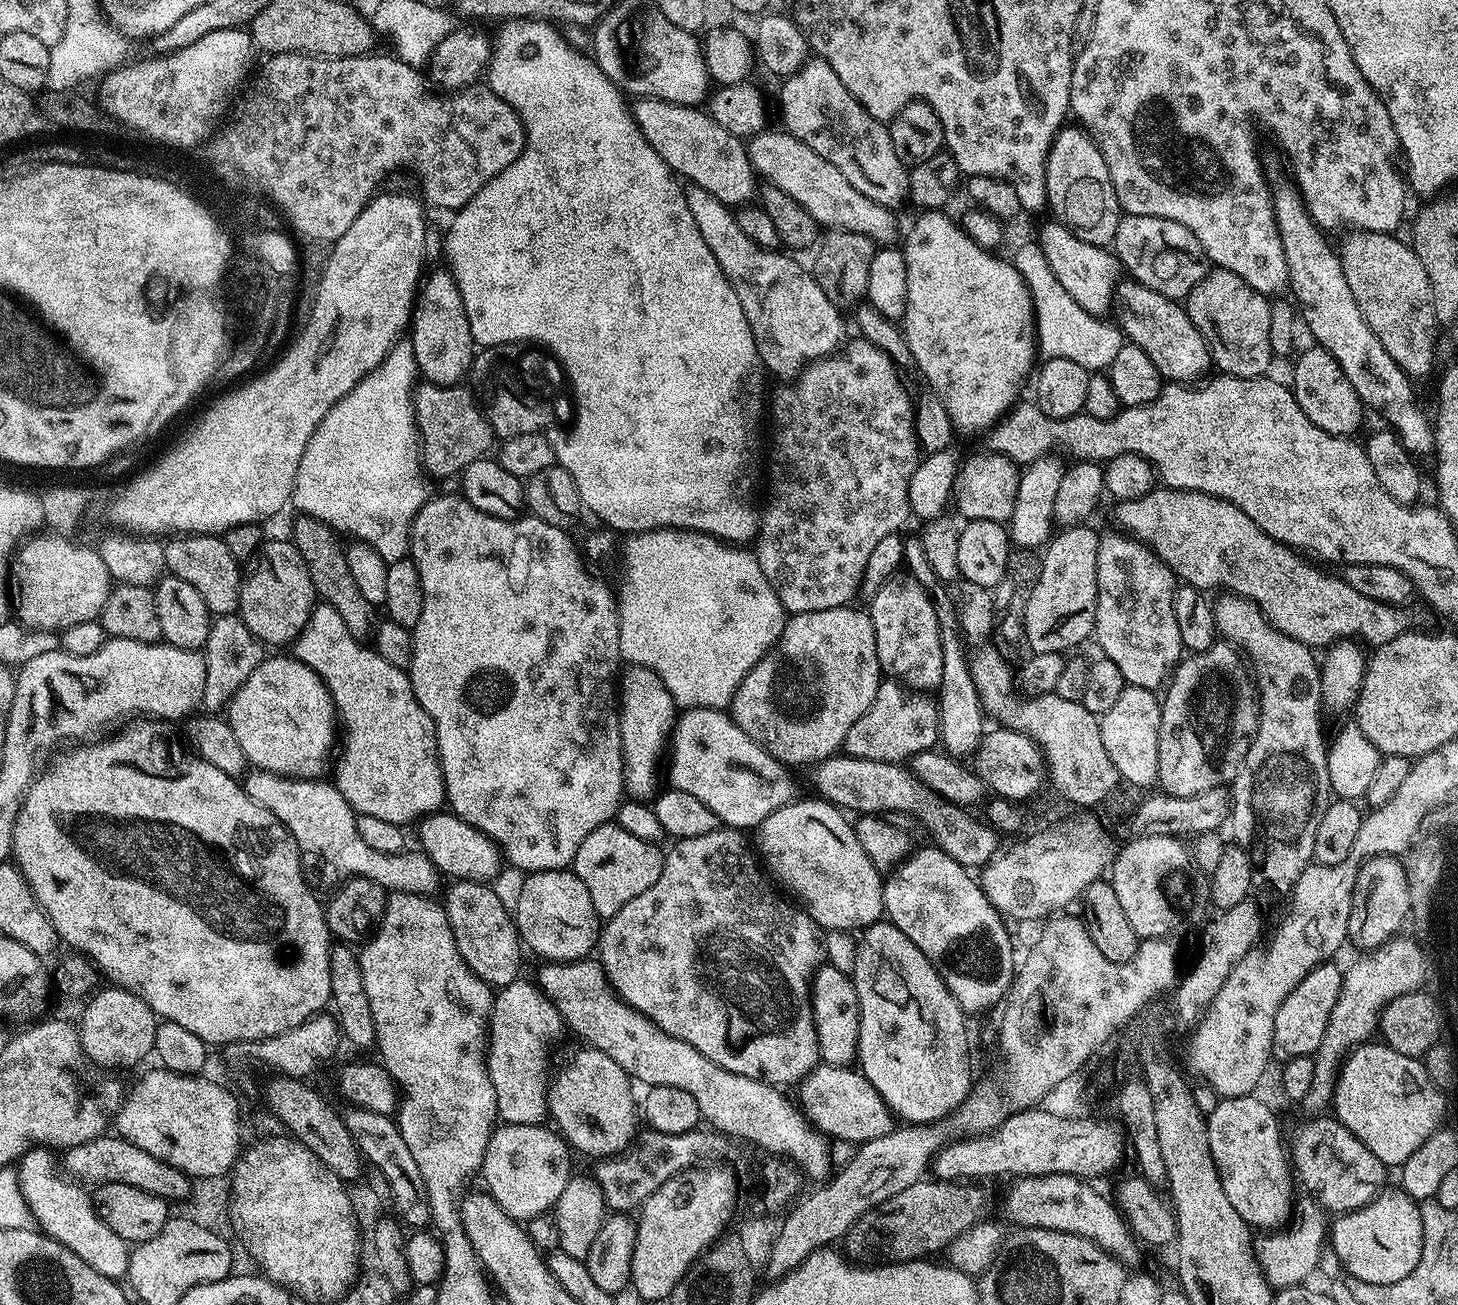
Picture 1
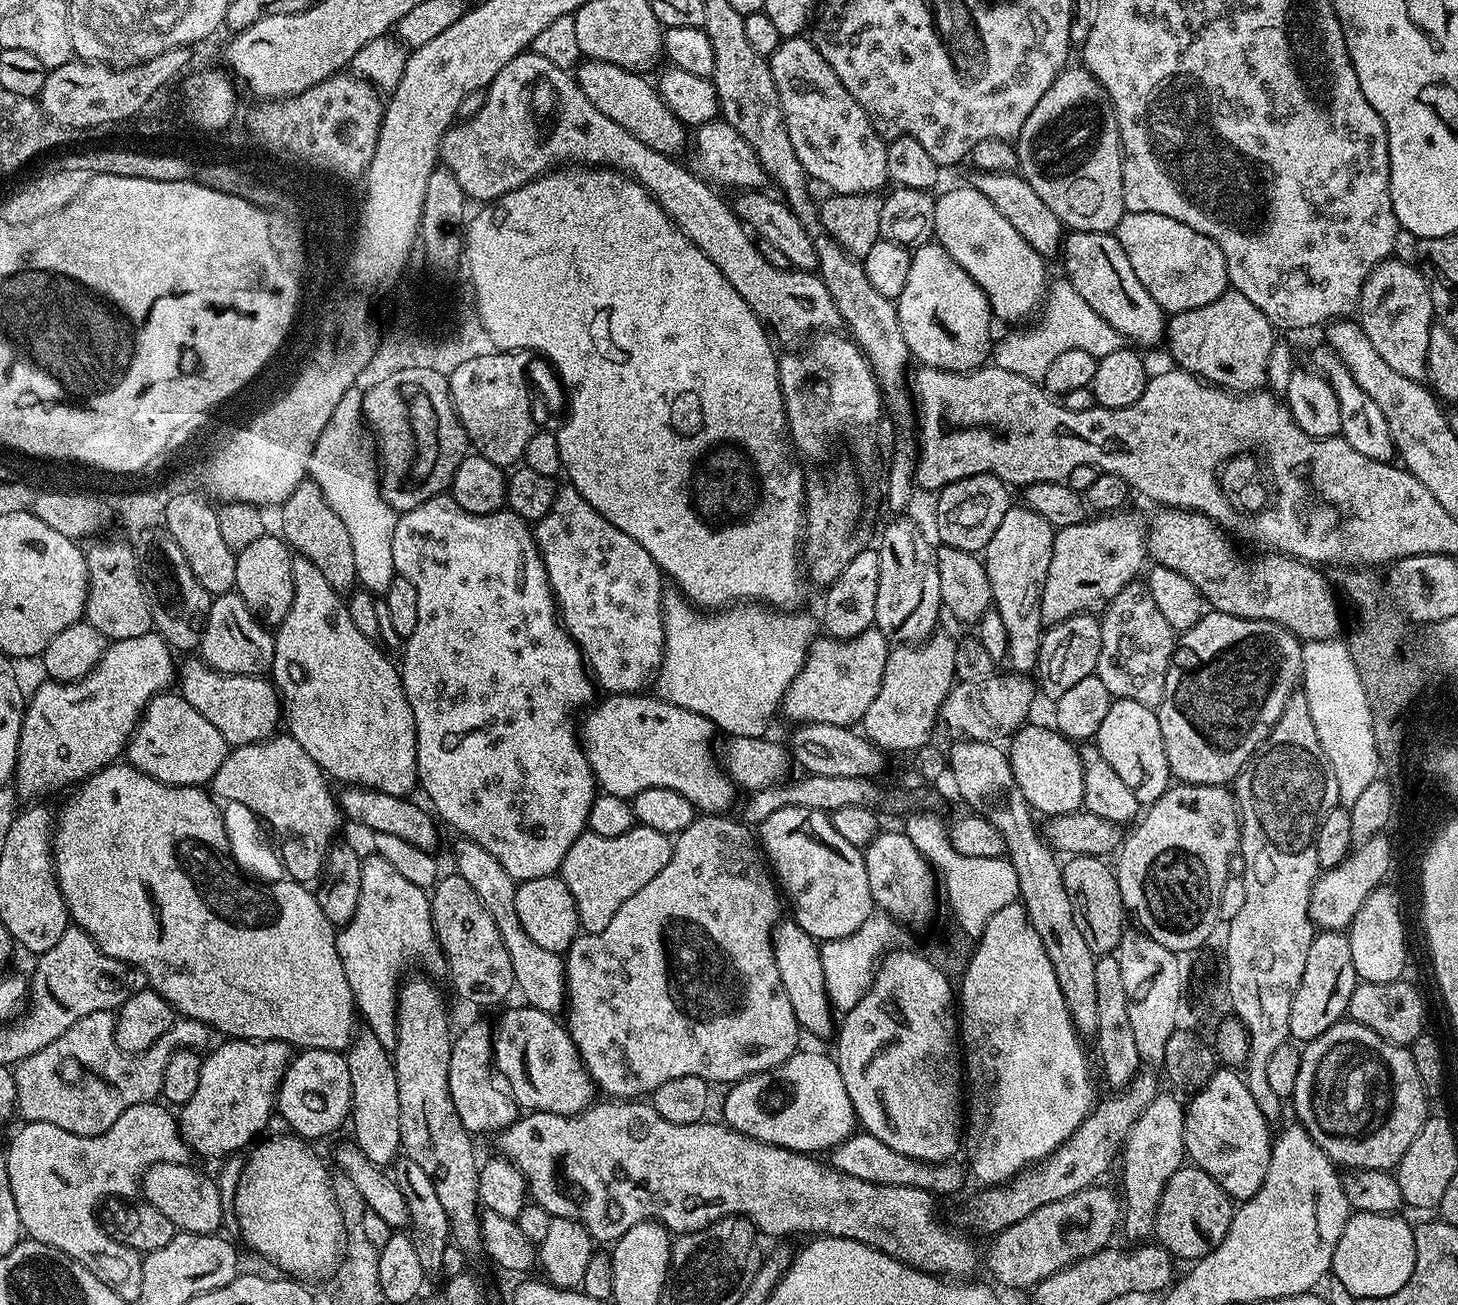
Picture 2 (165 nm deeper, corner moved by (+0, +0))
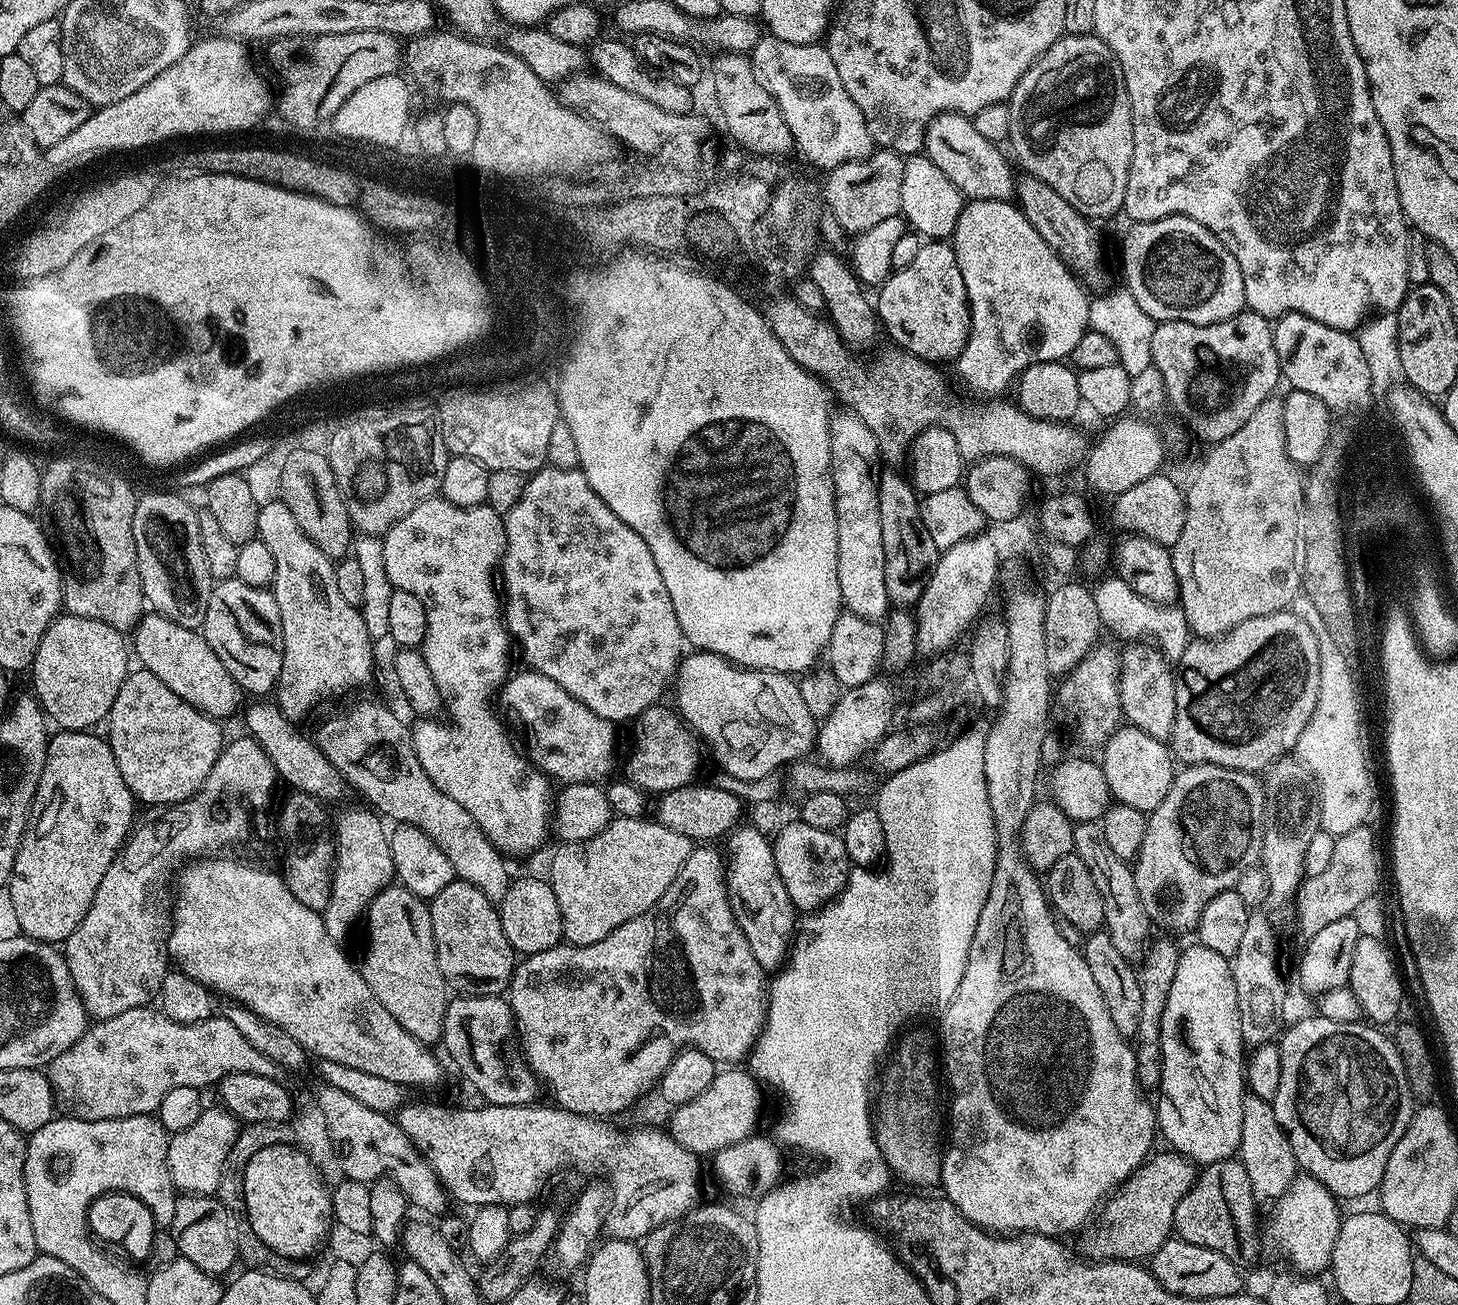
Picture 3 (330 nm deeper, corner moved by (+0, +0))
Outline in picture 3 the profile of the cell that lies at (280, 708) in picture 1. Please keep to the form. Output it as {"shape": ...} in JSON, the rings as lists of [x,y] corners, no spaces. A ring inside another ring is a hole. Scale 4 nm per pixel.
{"shape":[[[145,614],[140,617],[140,622],[134,629],[135,636],[135,659],[137,656],[139,663],[150,670],[150,674],[162,678],[162,682],[166,682],[166,686],[170,686],[170,690],[174,690],[178,698],[213,718],[232,716],[236,711],[241,711],[242,690],[238,682],[234,682],[230,670],[222,666],[218,654],[210,650],[197,629],[178,626],[173,620],[159,614]]]}

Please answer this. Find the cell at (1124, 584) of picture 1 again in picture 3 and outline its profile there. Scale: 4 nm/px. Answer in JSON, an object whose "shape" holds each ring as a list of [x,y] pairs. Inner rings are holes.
{"shape":[[[1132,644],[1119,653],[1120,711],[1131,727],[1167,741],[1174,724],[1174,672],[1159,647],[1148,644]]]}

